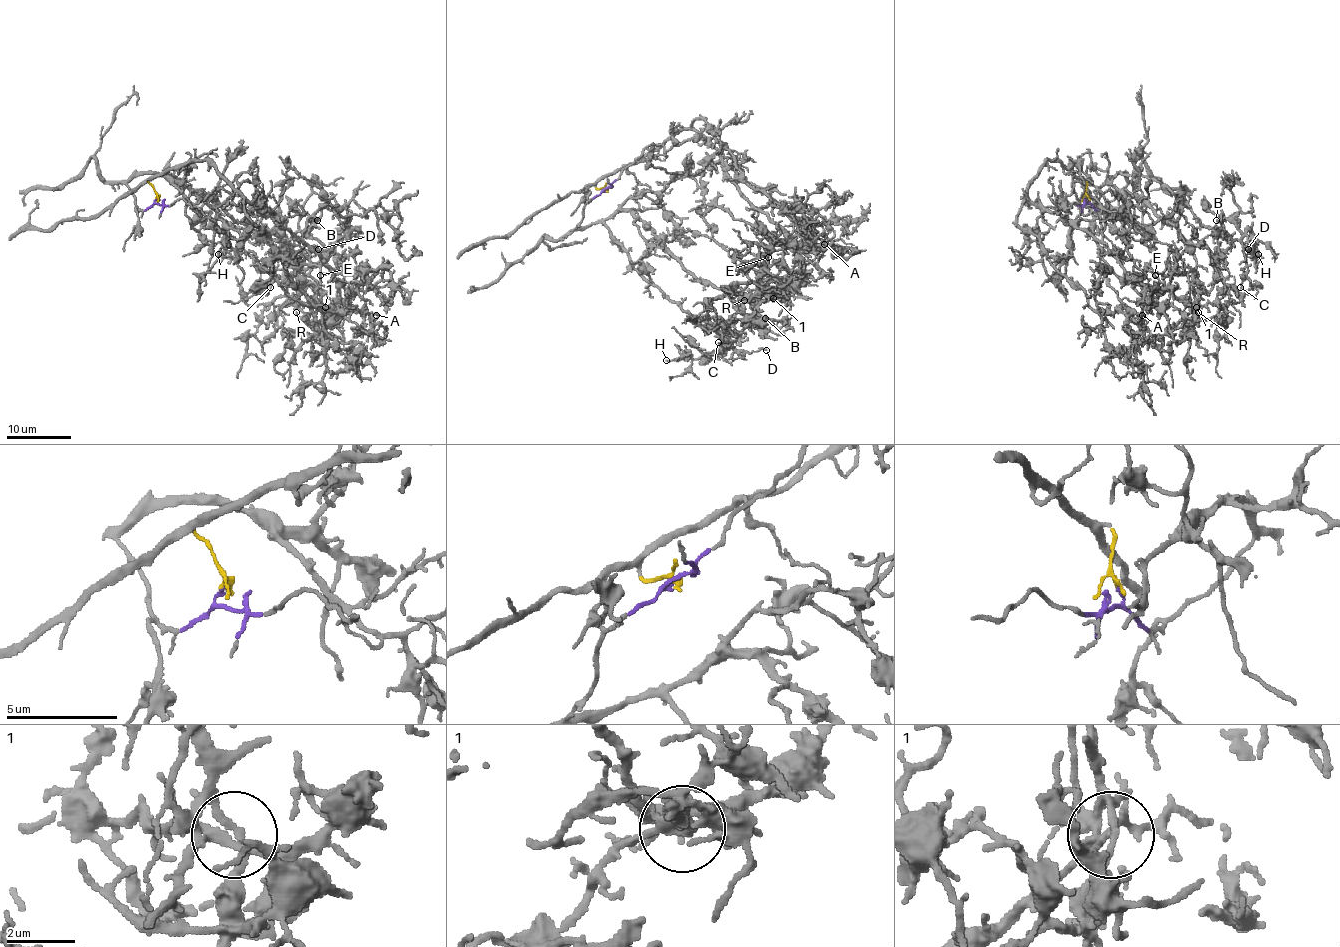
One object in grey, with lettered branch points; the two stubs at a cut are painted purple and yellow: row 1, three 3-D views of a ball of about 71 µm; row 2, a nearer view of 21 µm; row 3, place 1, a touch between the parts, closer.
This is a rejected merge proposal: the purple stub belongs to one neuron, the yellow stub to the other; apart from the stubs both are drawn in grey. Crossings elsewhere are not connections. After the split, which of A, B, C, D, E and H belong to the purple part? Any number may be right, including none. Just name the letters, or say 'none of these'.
B, C, D, H

